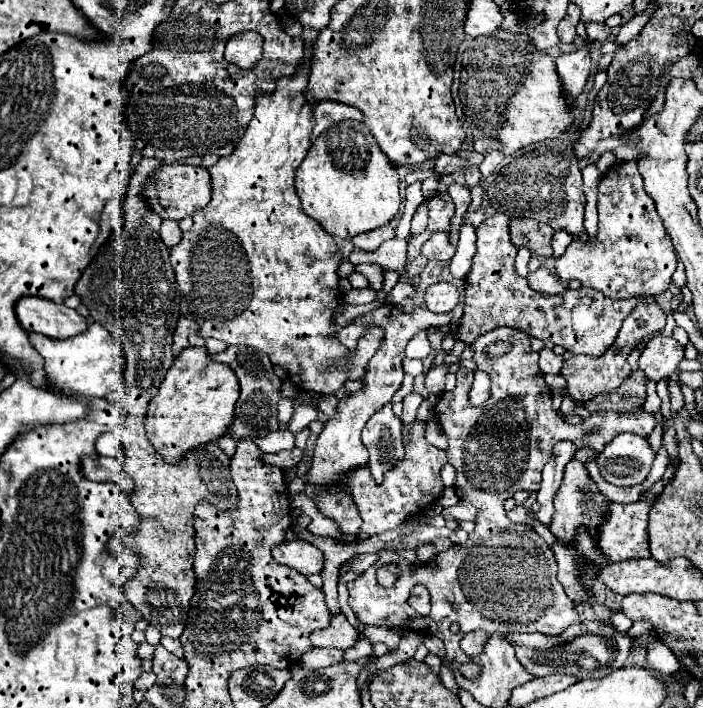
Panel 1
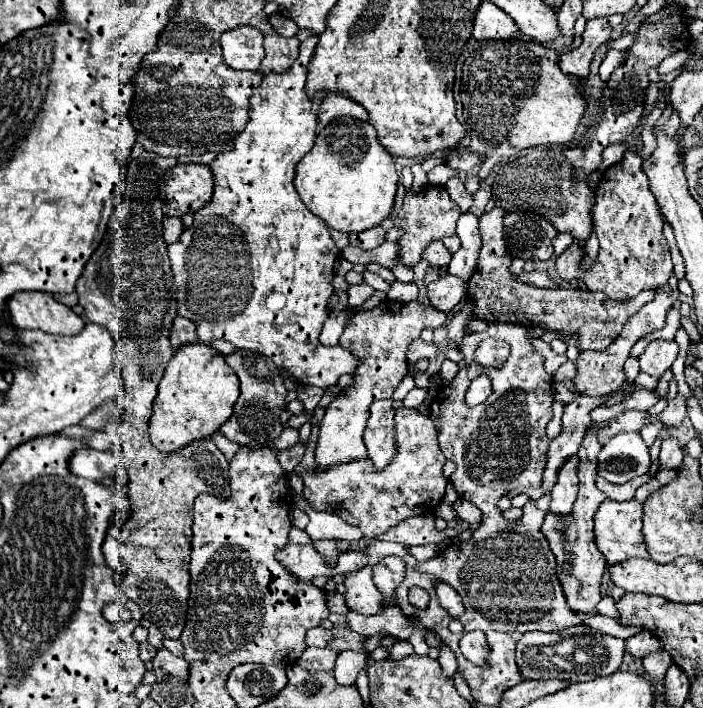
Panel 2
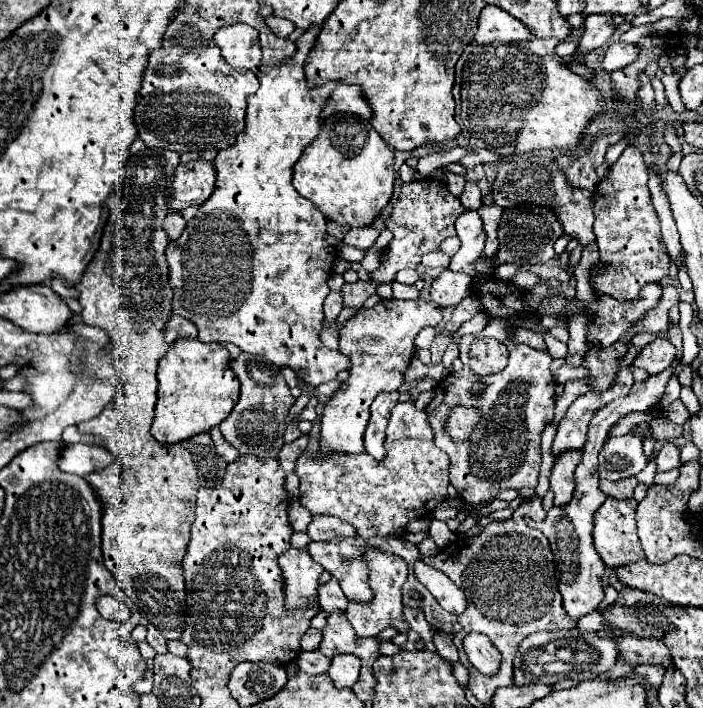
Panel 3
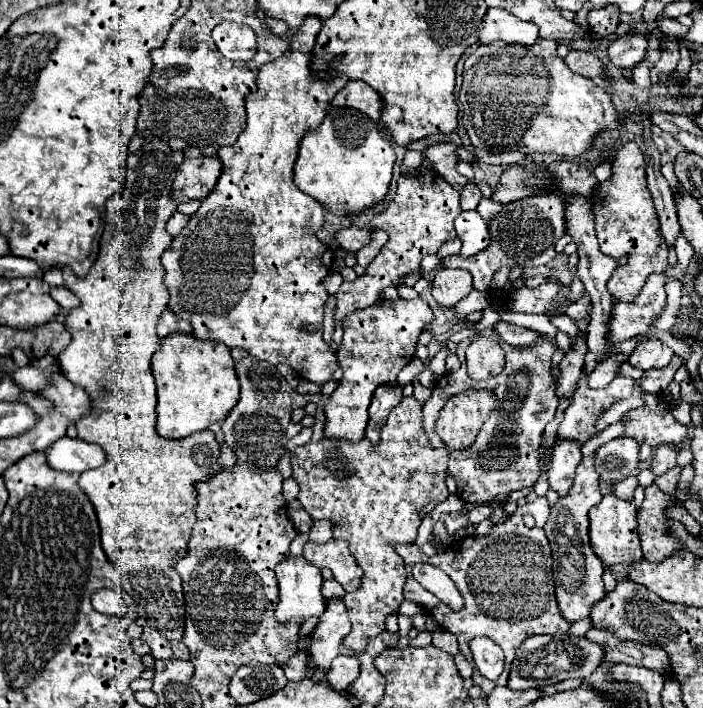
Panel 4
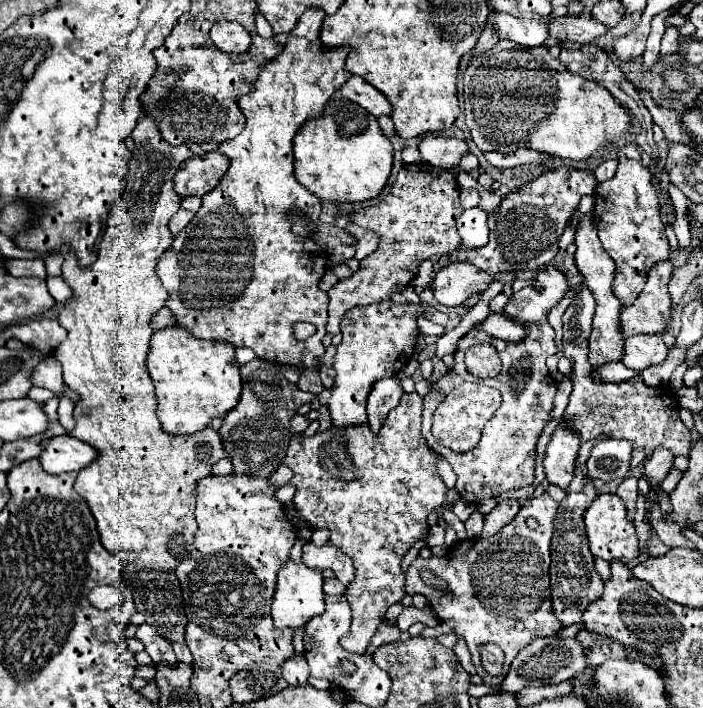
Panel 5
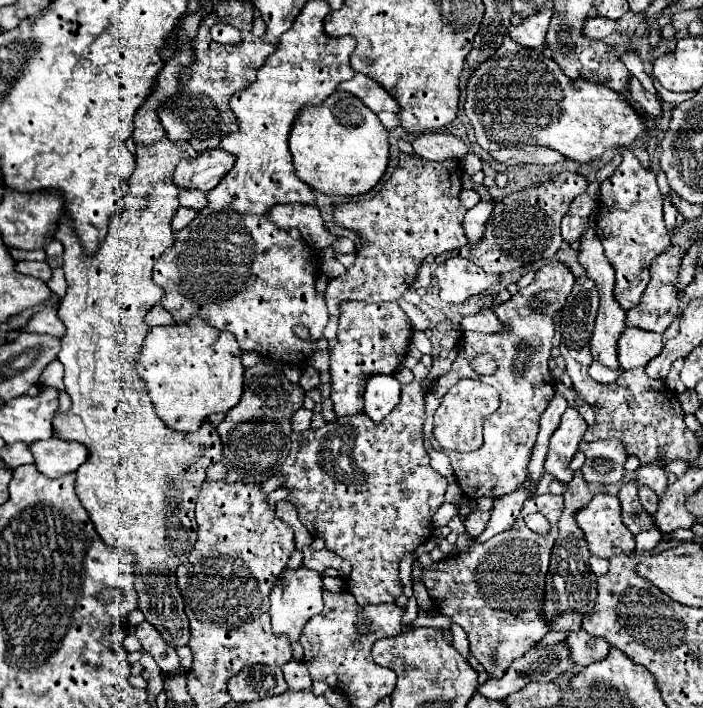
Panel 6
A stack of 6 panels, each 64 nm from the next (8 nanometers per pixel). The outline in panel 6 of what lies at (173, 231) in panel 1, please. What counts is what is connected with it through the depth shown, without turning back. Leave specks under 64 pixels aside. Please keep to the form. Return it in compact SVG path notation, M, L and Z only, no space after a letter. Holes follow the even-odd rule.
M178 208L178 212L174 214L174 218L172 218L172 228L174 230L182 230L182 228L186 228L192 220L194 220L194 216L196 216L196 210L192 210L192 208Z

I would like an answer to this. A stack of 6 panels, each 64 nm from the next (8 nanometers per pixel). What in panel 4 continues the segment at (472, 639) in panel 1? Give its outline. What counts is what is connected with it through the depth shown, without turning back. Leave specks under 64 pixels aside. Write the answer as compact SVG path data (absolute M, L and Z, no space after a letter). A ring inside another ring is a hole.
M474 638L470 640L470 650L480 674L488 680L498 680L504 670L504 654L500 646L490 638Z

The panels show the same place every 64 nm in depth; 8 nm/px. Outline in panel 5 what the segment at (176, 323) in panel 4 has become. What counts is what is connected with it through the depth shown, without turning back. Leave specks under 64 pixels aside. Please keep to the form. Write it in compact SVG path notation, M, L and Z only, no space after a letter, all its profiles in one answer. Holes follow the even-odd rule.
M162 308L152 318L152 330L164 330L164 328L170 328L170 326L176 326L176 320L174 320L174 316L172 316L172 312L168 308Z

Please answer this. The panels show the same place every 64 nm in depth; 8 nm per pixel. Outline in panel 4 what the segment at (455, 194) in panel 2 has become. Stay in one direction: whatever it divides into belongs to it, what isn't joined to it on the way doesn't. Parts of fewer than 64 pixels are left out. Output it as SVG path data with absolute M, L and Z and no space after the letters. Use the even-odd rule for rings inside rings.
M432 144L424 150L424 158L428 158L434 164L434 170L444 176L444 180L448 184L452 184L452 188L456 188L458 192L464 188L464 184L468 182L468 178L464 178L462 174L456 172L456 144Z

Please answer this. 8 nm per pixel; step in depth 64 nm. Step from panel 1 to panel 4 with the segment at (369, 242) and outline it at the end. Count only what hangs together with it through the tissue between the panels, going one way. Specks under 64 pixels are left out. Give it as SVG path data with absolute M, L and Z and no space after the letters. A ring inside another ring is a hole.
M346 228L346 230L340 230L336 240L340 242L340 246L344 246L346 250L350 252L358 252L360 248L364 248L368 242L370 242L370 230L366 228Z

